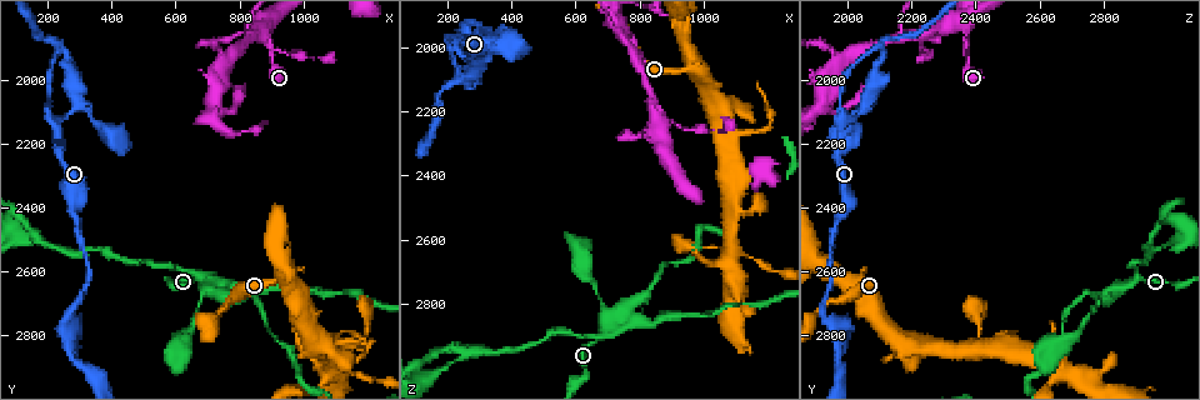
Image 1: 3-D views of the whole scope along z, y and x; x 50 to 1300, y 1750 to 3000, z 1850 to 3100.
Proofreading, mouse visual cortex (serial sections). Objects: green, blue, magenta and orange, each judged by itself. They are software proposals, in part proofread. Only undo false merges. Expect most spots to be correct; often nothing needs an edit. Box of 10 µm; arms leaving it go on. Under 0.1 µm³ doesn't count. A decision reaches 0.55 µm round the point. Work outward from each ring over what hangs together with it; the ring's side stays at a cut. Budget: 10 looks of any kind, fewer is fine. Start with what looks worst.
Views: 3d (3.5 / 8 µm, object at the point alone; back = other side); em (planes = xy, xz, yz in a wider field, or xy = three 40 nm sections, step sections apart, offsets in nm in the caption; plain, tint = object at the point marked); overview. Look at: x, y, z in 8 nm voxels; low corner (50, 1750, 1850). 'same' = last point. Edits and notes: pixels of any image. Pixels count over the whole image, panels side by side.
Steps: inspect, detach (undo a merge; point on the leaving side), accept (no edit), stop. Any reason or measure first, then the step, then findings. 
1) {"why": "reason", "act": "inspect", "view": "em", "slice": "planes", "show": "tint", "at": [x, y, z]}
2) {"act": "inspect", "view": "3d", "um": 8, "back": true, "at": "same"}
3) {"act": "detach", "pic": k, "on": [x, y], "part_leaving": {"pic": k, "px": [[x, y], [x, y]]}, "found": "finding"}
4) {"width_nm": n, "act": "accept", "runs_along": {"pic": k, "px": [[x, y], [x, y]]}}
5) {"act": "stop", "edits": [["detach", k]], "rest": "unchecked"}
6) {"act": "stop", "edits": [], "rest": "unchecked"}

{"why": "four-way junction", "act": "inspect", "view": "em", "slice": "xy", "step": 1, "show": "tint", "at": [720, 2670, 2850]}

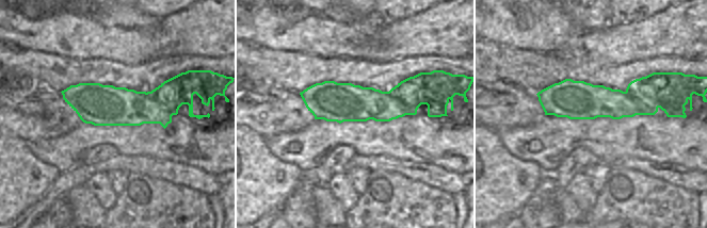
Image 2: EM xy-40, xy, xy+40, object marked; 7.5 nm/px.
{"act": "inspect", "view": "3d", "um": 3.5, "at": "same"}

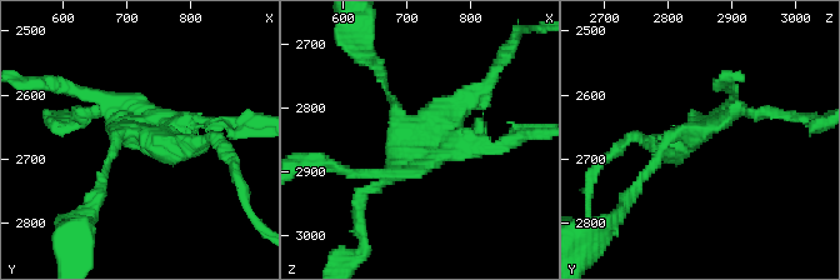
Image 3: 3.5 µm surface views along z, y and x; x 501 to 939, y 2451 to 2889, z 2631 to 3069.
{"act": "detach", "pic": 3, "on": [498, 148], "found": "two cells meet here"}

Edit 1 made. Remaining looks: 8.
{"act": "inspect", "view": "overview"}

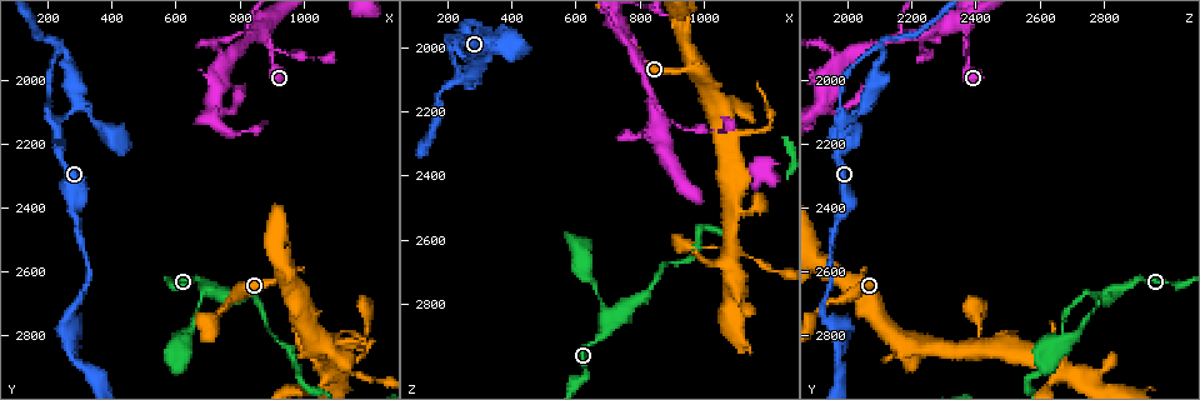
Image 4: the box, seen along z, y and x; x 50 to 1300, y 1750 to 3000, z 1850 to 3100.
{"act": "inspect", "view": "3d", "um": 8, "at": [770, 1950, 1990]}

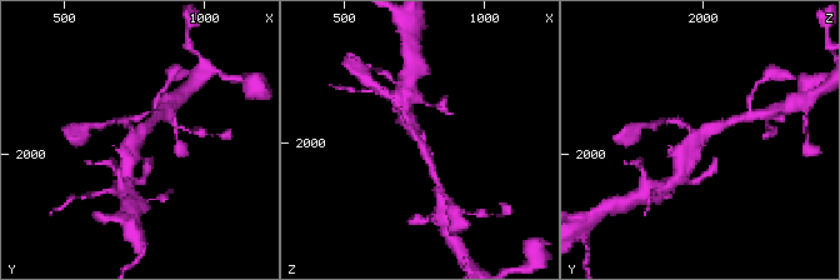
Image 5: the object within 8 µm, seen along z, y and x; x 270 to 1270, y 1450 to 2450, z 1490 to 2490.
{"act": "inspect", "view": "3d", "um": 3.5, "at": "same"}

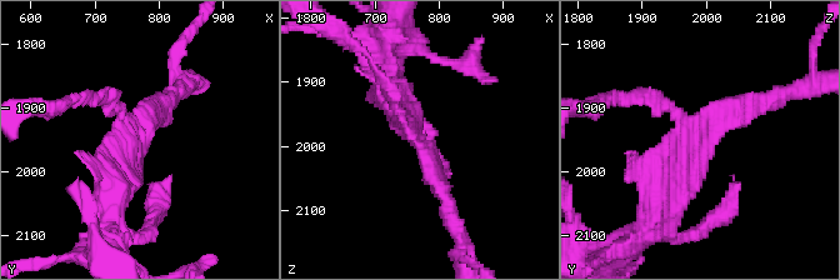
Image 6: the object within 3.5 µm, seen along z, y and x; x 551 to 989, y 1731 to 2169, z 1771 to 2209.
{"arms": 3, "arm_widths_nm": [150, 200, 300], "act": "inspect", "view": "em", "slice": "xy", "step": 1, "show": "tint", "at": [765, 1940, 1990]}

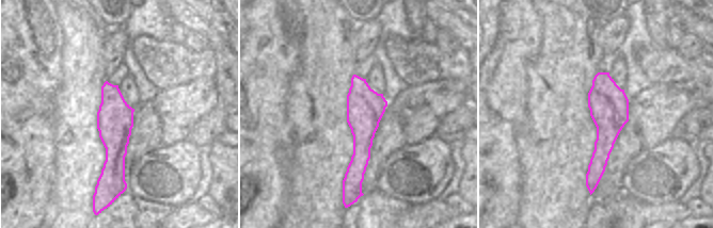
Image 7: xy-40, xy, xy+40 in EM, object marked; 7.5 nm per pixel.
{"act": "accept", "found": "continuous, no second cell"}

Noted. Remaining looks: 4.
{"why": "sharp bend", "act": "inspect", "view": "3d", "um": 8, "at": [290, 2070, 2050]}

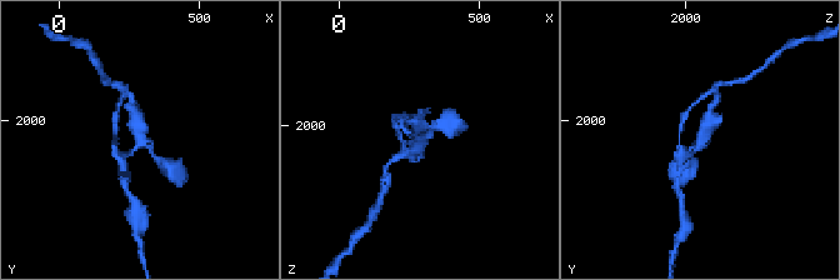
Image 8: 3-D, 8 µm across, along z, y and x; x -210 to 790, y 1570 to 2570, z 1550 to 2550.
{"why": "zoom in", "act": "inspect", "view": "3d", "um": 3.5, "at": "same"}

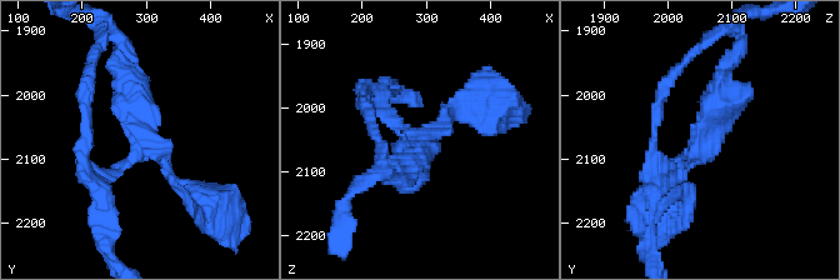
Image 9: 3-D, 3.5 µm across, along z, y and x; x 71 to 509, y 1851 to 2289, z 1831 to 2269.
{"act": "inspect", "view": "em", "slice": "xy", "step": 5, "show": "tint", "at": [285, 2075, 2045]}

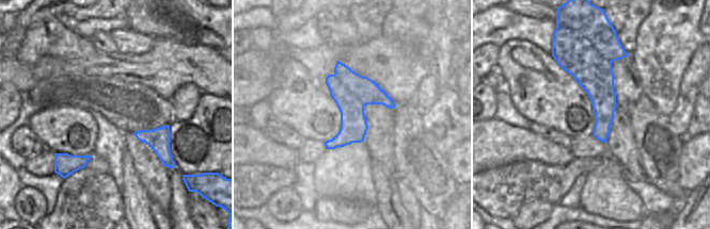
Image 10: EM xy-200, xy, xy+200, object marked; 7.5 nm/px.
{"width_nm": 300, "act": "accept", "runs_along": {"pic": 9, "px": [[656, 190], [689, 168], [730, 64]]}, "found": "all the same cell"}

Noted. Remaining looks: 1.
{"act": "stop", "edits": [["detach", 3]], "rest": "unchecked"}

